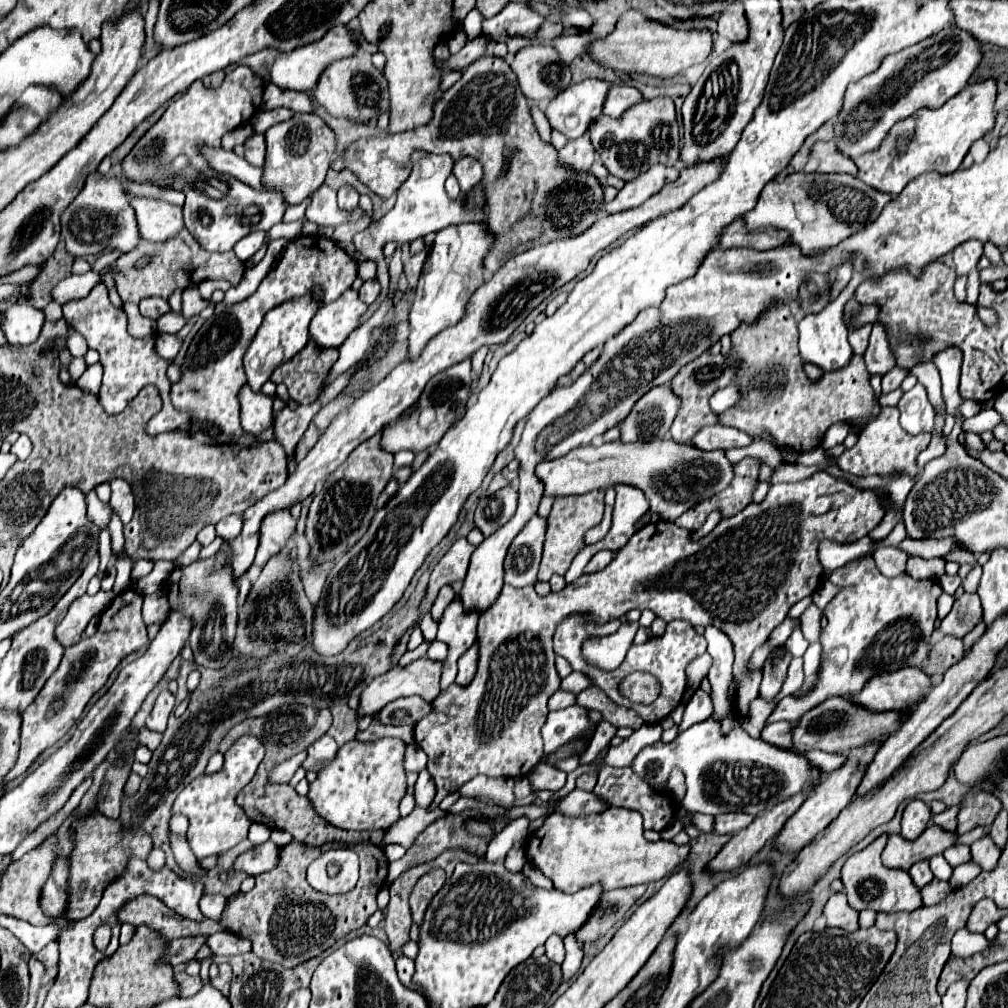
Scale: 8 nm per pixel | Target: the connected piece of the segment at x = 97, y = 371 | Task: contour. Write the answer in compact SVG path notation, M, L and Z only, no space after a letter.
M94 364L90 368L86 368L86 372L76 380L76 386L82 388L86 394L98 394L100 388L100 378L102 378L102 366Z

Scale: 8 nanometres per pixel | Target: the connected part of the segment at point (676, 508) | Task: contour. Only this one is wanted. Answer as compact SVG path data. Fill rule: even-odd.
M652 440L652 442L632 442L632 444L606 442L602 446L592 446L592 444L580 446L560 458L540 462L536 466L536 474L538 474L538 478L542 478L544 496L552 496L552 498L570 496L570 494L586 494L594 488L608 488L608 486L616 486L616 484L636 486L646 494L652 514L658 514L660 520L668 520L668 522L674 522L680 514L684 514L698 502L722 492L734 476L732 464L728 462L728 458L724 456L722 450L704 452L690 444L678 444L674 440Z

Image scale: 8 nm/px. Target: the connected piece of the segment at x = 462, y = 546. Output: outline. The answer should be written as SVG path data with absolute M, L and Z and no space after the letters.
M460 538L452 544L452 548L442 556L442 560L436 564L436 568L432 570L430 576L430 584L428 584L428 596L420 606L422 614L428 614L438 590L446 584L452 584L456 580L464 580L466 578L466 570L468 570L468 562L470 556L474 552L474 546L468 544L468 540Z

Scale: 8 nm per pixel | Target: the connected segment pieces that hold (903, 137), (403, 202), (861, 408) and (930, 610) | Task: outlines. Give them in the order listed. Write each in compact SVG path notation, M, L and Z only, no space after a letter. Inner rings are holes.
M986 80L980 84L966 86L942 108L936 110L924 108L916 112L908 120L898 122L890 130L886 142L882 142L882 146L876 152L864 154L854 160L858 168L856 178L878 192L898 196L904 190L904 186L922 172L934 170L938 174L950 174L958 170L972 142L982 138L988 130L992 130L996 118L994 102L996 102L996 82Z
M416 152L412 156L412 174L410 178L400 186L398 190L398 200L396 206L380 220L374 222L370 228L366 228L364 232L358 232L352 238L352 244L356 246L356 250L370 258L370 260L378 260L377 280L380 282L381 293L378 300L368 306L368 310L360 317L360 325L368 320L374 312L380 307L380 304L386 298L389 290L389 273L388 265L382 254L384 244L388 242L412 242L416 238L424 238L432 232L438 232L446 226L456 226L462 222L478 222L478 218L484 218L484 210L466 210L466 206L462 206L462 198L450 200L446 190L444 190L444 182L446 182L446 174L452 172L452 158L448 154L436 156L436 154L424 154L424 152Z
M788 304L772 306L754 326L742 326L734 334L730 334L730 338L732 338L732 348L740 360L736 384L738 384L742 396L736 402L736 406L718 414L718 424L734 426L734 428L750 434L750 438L754 438L754 440L762 440L768 434L770 438L774 438L778 448L786 446L796 452L808 452L808 450L814 450L820 446L824 432L830 428L830 424L844 420L842 416L856 416L856 432L862 432L862 426L866 426L866 422L870 422L870 418L874 418L874 414L878 414L878 410L880 410L878 400L874 398L874 390L870 386L868 370L866 370L862 356L854 356L846 368L824 374L818 382L808 380L802 358L798 354L796 320L790 314Z
M872 556L852 560L840 570L834 570L830 582L842 586L842 592L824 610L828 624L820 634L824 664L818 676L818 684L802 698L782 698L770 714L774 722L796 720L826 698L858 694L874 674L894 672L904 666L920 668L928 658L928 638L932 636L936 622L936 600L942 594L938 582L914 580L908 574L886 578L878 572Z

